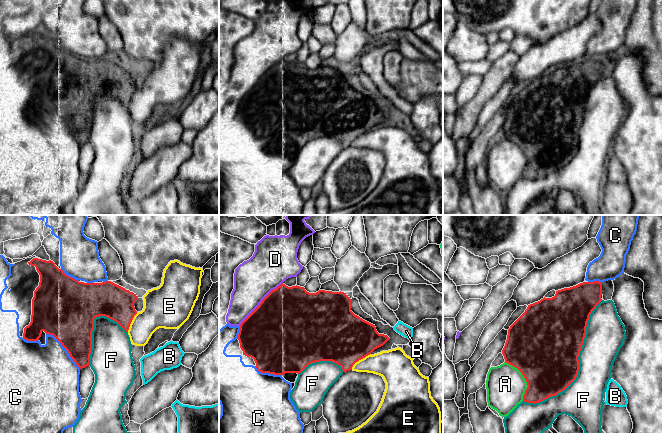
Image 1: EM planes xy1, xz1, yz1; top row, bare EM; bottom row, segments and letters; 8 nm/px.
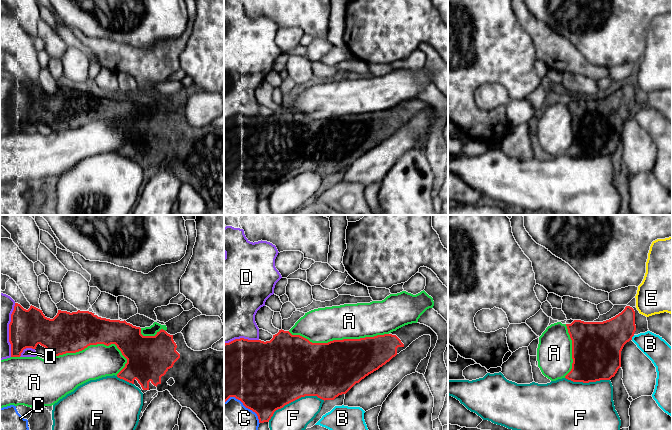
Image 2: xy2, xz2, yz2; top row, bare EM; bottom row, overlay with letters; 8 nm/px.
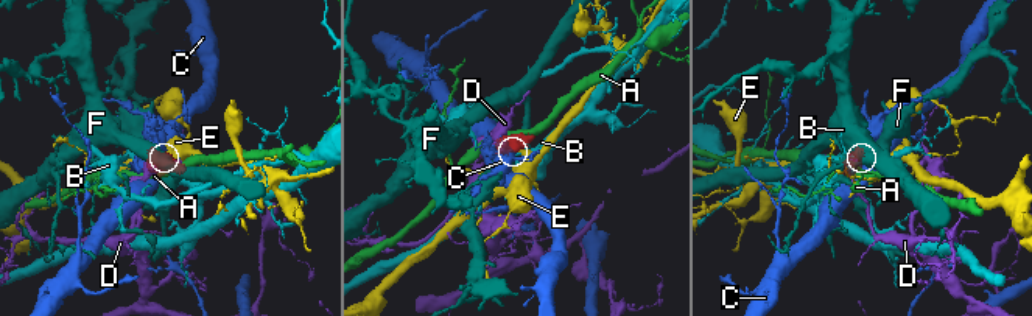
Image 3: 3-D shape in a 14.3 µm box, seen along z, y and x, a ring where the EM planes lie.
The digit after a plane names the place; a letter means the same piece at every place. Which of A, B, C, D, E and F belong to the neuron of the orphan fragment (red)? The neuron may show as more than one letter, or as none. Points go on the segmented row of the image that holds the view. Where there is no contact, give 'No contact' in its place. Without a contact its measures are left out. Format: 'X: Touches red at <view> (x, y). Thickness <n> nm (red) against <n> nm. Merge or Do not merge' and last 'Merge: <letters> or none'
A: Touches red at xz2 (338, 340). Thickness 440 nm (red) against 280 nm. Do not merge
B: Touches red at yz2 (632, 336). Thickness 340 nm (red) against 190 nm. Do not merge
C: Touches red at xz2 (245, 406). Thickness 480 nm (red) against 240 nm. Do not merge
D: Touches red at xz1 (260, 303). Thickness 500 nm (red) against 320 nm. Do not merge
E: Touches red at xz1 (359, 359). Thickness 420 nm (red) against 220 nm. Do not merge
F: Touches red at yz1 (578, 365). Thickness 480 nm (red) against 300 nm. Do not merge
Merge: none

